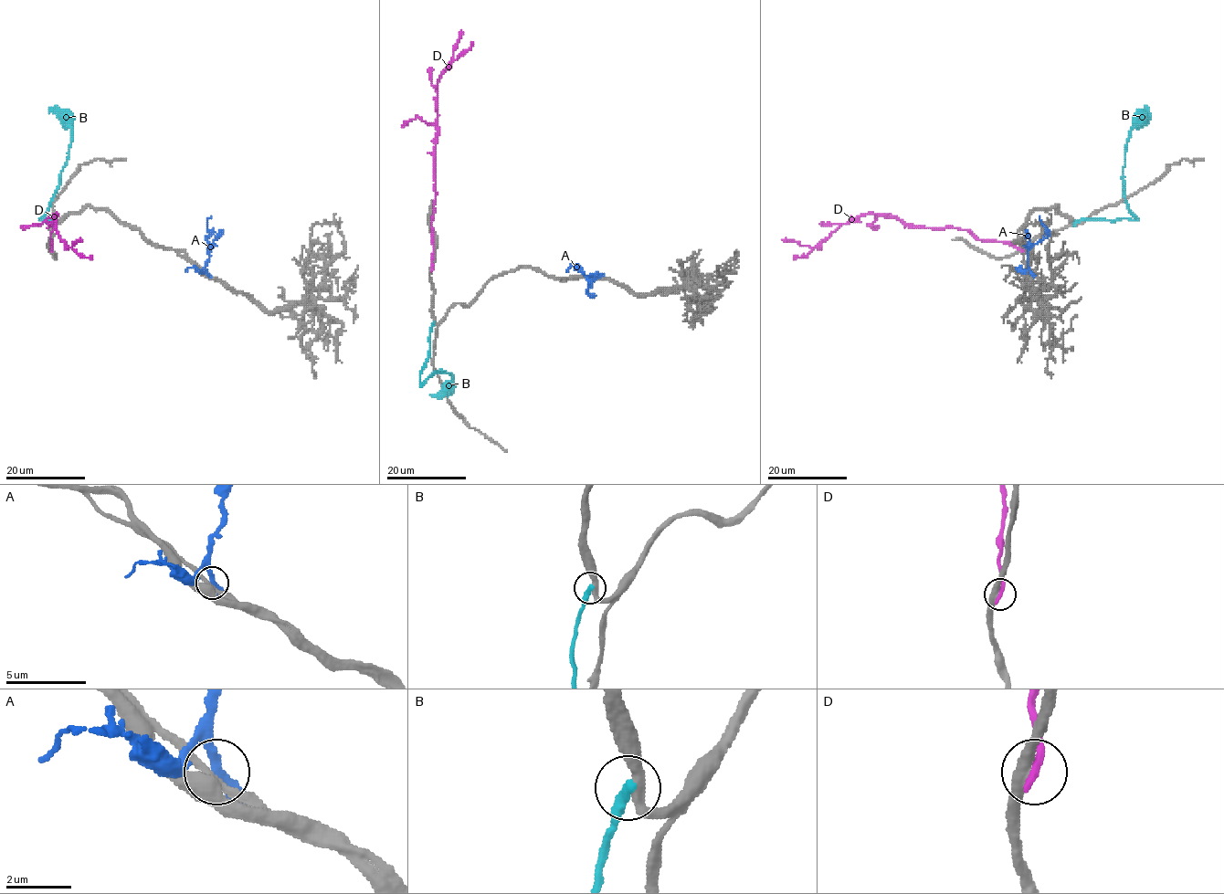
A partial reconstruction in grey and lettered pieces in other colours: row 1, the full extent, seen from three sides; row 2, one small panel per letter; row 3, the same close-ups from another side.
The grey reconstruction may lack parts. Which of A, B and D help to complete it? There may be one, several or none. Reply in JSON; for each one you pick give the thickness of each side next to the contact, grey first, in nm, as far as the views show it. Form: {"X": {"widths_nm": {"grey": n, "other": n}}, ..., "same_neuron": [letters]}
{"same_neuron": []}

